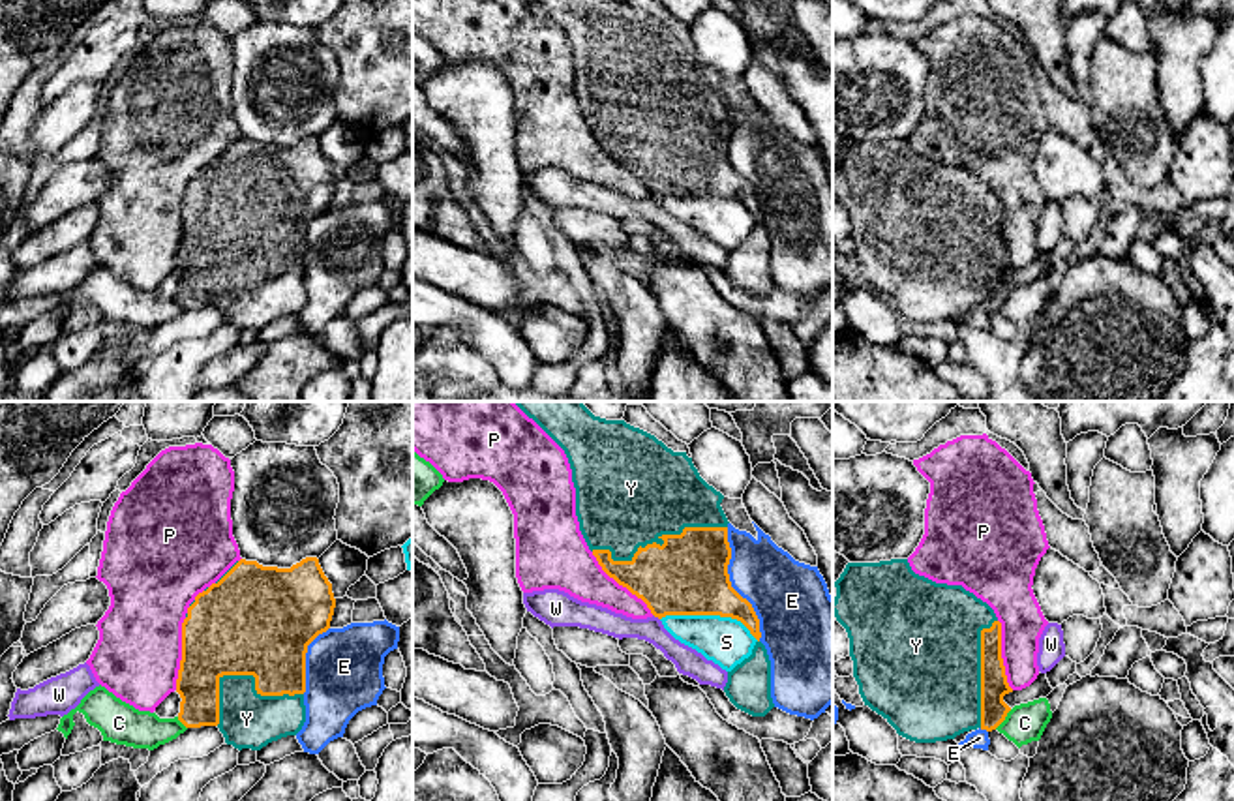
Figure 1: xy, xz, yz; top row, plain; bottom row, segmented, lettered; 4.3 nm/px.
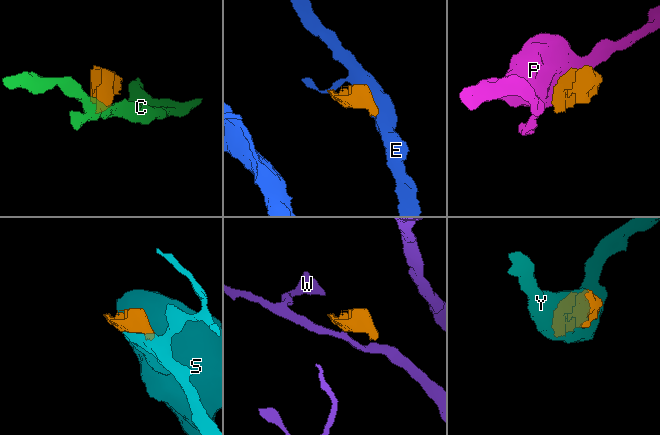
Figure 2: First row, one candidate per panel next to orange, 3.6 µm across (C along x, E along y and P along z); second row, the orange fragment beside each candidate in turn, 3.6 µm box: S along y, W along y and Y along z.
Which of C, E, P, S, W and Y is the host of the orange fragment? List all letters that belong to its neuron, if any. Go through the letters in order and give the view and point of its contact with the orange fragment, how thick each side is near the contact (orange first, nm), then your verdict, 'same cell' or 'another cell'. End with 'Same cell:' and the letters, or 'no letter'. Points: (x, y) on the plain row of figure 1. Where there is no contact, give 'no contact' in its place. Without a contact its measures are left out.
C: contact yz (1004, 299); calibres 120 and 170 nm; another cell
E: contact xz (730, 164); calibres 340 and 300 nm; another cell
P: contact xy (182, 233); calibres 400 and 360 nm; another cell
S: contact xz (709, 194); calibres 340 and 200 nm; another cell
W: contact xz (657, 196); calibres 340 and 120 nm; another cell
Y: contact xz (659, 124); calibres 340 and 440 nm; same cell
Same cell: Y

